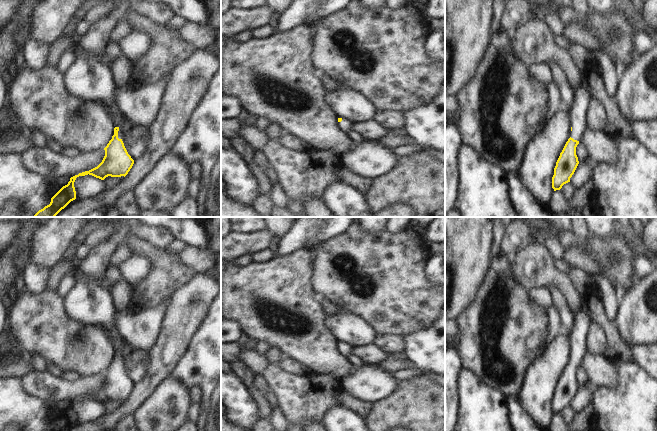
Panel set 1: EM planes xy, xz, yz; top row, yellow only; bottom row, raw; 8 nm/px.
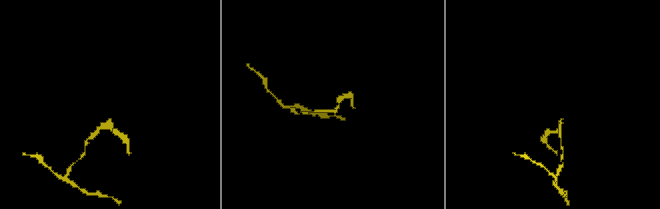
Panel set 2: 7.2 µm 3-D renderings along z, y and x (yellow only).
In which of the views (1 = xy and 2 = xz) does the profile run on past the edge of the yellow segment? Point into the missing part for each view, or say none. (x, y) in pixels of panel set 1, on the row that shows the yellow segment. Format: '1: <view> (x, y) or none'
1: xy (87, 78)
2: xz (345, 125)

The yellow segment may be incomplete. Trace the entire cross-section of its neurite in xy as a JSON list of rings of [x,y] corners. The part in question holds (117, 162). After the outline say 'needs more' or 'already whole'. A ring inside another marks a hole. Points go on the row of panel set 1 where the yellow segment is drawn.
[[[76,52],[72,65],[64,73],[64,84],[68,91],[89,102],[105,104],[114,122],[114,135],[104,148],[105,156],[95,168],[70,178],[52,198],[49,205],[39,210],[33,217],[55,217],[71,201],[76,199],[74,182],[77,177],[92,175],[104,180],[106,177],[126,176],[134,164],[122,141],[120,130],[121,115],[114,100],[116,84],[110,67],[102,63],[97,56]]] | needs more

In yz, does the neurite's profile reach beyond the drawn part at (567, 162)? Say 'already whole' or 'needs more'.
needs more

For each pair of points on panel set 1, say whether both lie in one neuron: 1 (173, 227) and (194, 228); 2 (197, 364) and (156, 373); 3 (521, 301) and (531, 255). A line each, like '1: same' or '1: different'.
1: same
2: different
3: different

